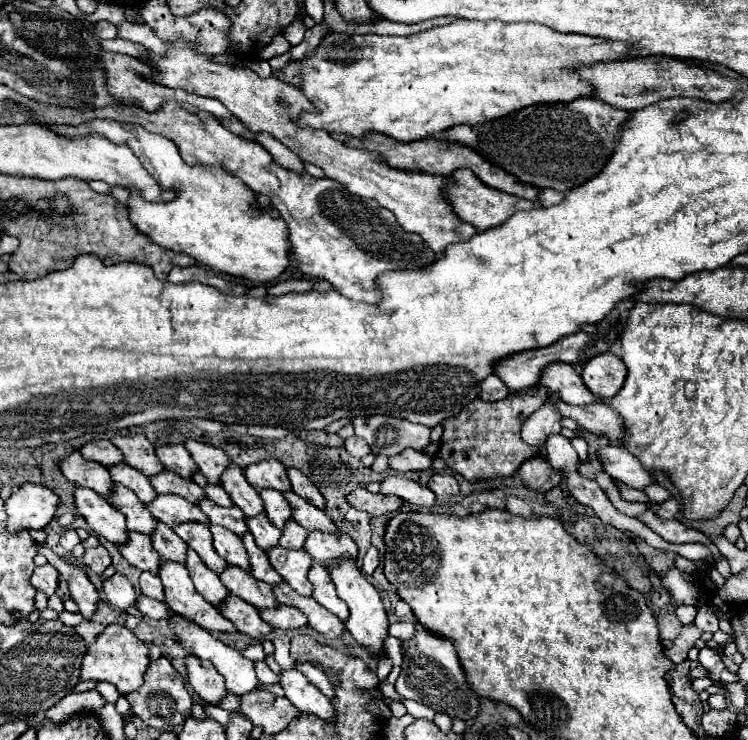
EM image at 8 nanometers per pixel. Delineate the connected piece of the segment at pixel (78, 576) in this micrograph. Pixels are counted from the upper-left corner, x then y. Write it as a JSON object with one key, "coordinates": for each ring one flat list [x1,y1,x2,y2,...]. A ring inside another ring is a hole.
{"coordinates":[[44,545,38,547,38,553,42,553,42,555,48,559,48,563,60,573,60,579,68,583,70,595,72,595,72,599,76,601,80,613,84,615,84,619,90,619,100,597,98,597,96,587,90,583,88,575,84,573,84,569,78,567,76,563,64,561,60,555,56,555,52,549,48,549,48,547,44,547]]}

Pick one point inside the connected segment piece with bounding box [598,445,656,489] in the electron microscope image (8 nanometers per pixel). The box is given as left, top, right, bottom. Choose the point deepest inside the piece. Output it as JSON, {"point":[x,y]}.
{"point":[619,463]}

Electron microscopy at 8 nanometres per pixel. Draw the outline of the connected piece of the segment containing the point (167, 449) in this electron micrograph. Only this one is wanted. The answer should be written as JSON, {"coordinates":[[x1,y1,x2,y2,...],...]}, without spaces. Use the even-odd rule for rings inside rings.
{"coordinates":[[164,443,164,445,156,445,156,455,160,459,160,463,164,463,166,469,174,471,176,475,190,479,192,473,198,469,196,463,192,461,190,453,186,451,186,447,182,443]]}

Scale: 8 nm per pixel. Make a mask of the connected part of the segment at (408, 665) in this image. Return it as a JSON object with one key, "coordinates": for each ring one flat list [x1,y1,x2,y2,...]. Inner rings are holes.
{"coordinates":[[418,631,412,641,404,643,406,655,402,663,402,673,396,681,396,691,404,699,412,699,432,707,434,711,446,711,450,717,460,717,464,721,476,717,478,713,478,695,470,689,466,673,460,665,454,645,448,639,442,639,430,631]]}

